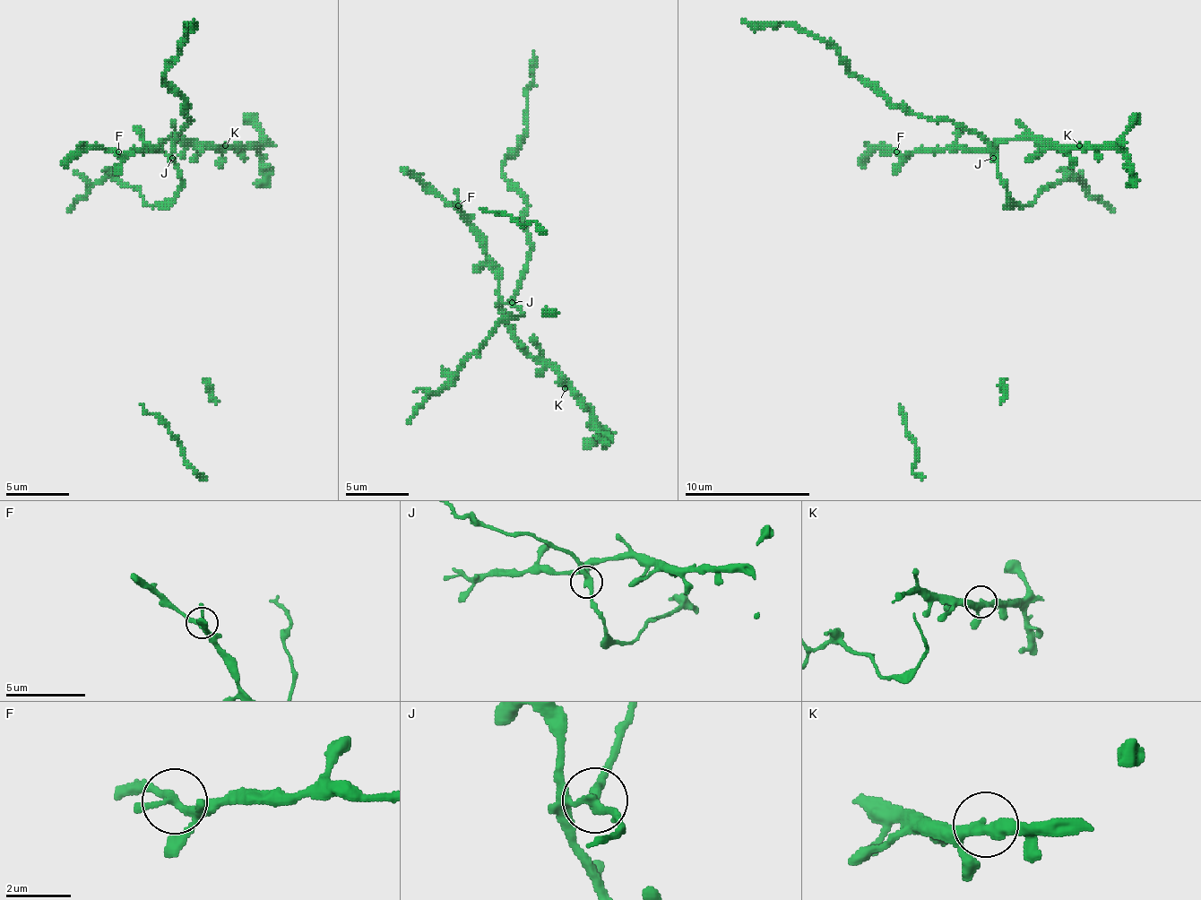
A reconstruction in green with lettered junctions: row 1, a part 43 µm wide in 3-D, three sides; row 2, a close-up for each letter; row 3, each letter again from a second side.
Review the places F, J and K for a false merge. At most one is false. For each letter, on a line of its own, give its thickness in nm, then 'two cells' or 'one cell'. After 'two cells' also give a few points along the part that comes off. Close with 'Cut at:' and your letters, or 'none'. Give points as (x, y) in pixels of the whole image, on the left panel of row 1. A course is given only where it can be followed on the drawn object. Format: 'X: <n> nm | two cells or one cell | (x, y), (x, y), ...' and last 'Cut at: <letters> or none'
F: 240 nm | one cell
J: 220 nm | two cells | (172, 158), (175, 139), (191, 120), (185, 114), (187, 108), (162, 76), (187, 38), (187, 22), (194, 20)
K: 260 nm | one cell
Cut at: J

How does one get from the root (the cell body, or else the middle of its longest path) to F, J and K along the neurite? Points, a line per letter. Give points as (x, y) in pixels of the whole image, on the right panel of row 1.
F: (1004, 180), (997, 171), (997, 158), (985, 149), (921, 149), (902, 155), (896, 151)
J: (1004, 180), (994, 158)
K: (1004, 180), (994, 155), (1000, 142), (1045, 139), (1060, 145), (1079, 145)

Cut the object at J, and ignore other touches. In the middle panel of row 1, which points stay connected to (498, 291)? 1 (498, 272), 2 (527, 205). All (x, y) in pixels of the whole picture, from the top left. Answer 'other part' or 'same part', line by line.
1: same part
2: other part

